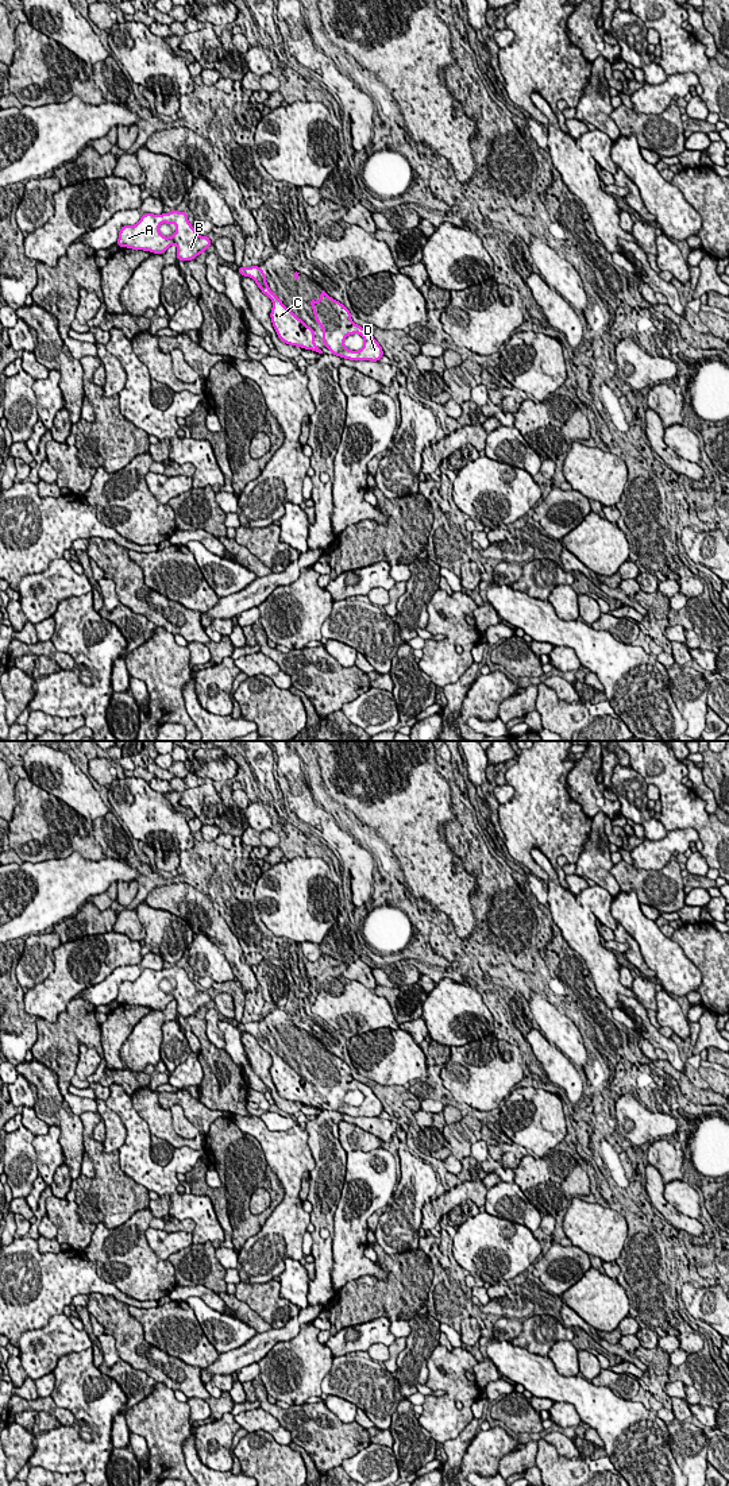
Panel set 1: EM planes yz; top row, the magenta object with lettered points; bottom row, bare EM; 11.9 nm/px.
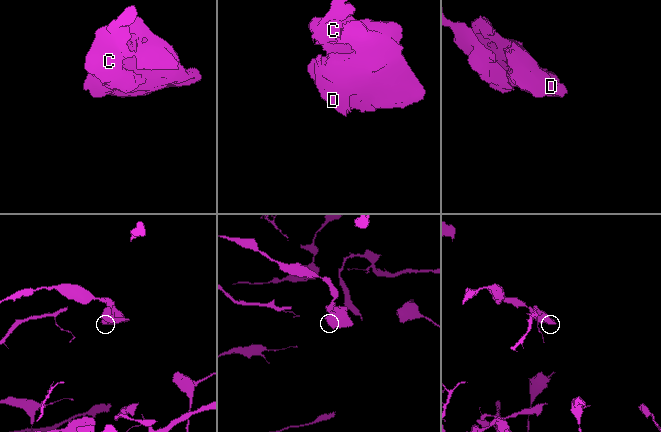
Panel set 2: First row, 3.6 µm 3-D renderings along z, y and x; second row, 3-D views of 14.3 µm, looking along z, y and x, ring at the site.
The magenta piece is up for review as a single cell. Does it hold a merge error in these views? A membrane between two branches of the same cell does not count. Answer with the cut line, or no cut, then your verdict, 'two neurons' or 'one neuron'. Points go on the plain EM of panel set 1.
no cut | one neuron

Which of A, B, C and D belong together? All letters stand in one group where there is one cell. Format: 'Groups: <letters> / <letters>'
Groups: A B C D

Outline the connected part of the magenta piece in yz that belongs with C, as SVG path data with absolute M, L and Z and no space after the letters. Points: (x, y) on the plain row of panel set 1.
M258 1020L246 1024L239 1022L238 1027L242 1033L252 1034L261 1047L271 1055L273 1064L270 1074L281 1097L323 1109L323 1107L315 1100L315 1085L308 1082L300 1073L289 1066L270 1046L266 1038L266 1030Z

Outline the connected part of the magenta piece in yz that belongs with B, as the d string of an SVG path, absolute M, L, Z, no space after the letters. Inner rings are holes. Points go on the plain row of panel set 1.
M171 966L169 969L154 970L144 969L135 981L123 981L119 987L116 1000L132 1006L150 1007L153 1010L163 1010L171 1000L177 1001L178 1016L196 1015L198 1010L204 1010L212 1000L208 992L200 992L188 976L186 968ZM162 979L174 979L176 988L165 993L159 988Z

